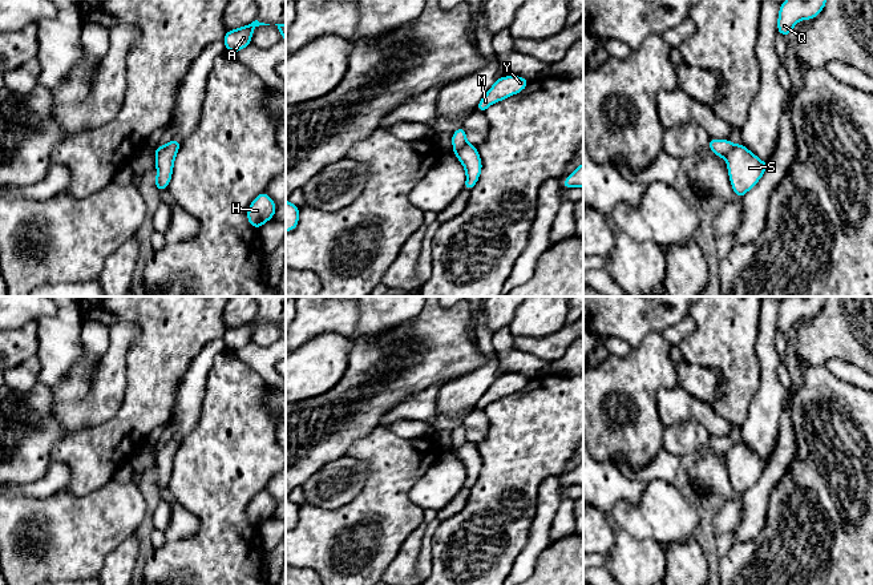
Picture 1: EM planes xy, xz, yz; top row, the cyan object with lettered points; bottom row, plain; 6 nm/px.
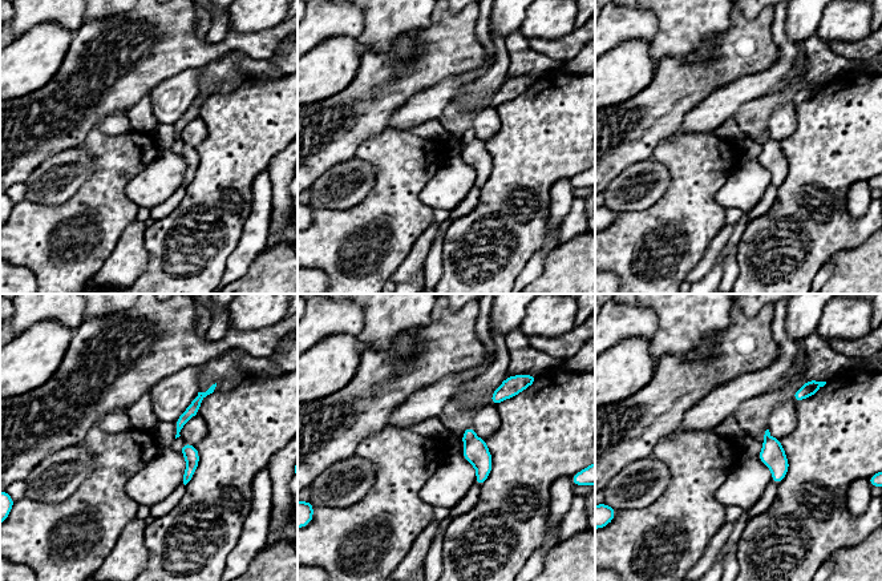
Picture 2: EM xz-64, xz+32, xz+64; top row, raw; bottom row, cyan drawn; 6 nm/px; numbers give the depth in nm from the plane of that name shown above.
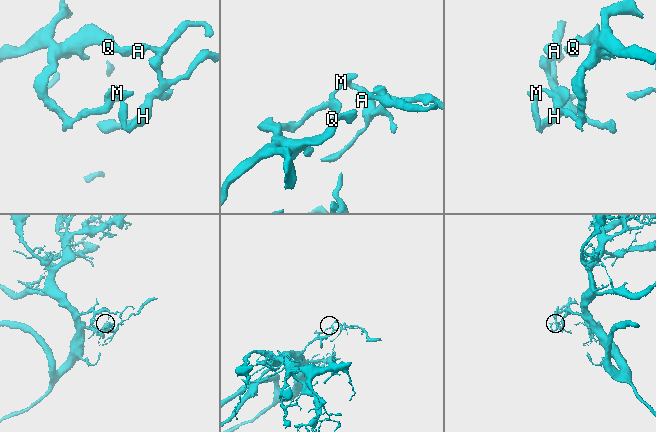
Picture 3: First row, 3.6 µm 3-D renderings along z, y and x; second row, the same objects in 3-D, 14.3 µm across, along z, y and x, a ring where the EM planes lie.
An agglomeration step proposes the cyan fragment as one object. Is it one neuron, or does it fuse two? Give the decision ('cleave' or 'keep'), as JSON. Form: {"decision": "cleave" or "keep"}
{"decision": "cleave"}

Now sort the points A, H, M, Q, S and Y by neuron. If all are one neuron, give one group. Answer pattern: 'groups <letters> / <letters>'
groups A H M Y / Q S

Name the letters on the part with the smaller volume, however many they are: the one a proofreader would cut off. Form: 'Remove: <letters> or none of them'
Remove: A, H, M, Y

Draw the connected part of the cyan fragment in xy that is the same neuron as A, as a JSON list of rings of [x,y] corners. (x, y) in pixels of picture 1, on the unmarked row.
[[[255,318],[248,323],[227,328],[223,335],[226,348],[235,351],[251,343],[252,328],[259,323],[270,323],[270,322],[259,320],[258,318]]]

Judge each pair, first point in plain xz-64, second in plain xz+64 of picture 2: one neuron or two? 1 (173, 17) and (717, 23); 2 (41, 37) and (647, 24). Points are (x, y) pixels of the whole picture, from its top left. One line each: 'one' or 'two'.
1: two
2: two

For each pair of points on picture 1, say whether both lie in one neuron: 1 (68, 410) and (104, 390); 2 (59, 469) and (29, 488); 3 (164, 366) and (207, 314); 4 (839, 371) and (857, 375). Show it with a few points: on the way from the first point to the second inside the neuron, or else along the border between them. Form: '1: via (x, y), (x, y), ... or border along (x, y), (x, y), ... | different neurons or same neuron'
1: via (77, 410), (84, 410), (95, 399) | same neuron
2: via (52, 476), (40, 488), (36, 488) | same neuron
3: via (169, 352), (194, 327) | same neuron
4: via (843, 371), (853, 375) | same neuron

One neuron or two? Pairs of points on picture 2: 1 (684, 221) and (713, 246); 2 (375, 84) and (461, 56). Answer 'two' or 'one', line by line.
1: two
2: one

